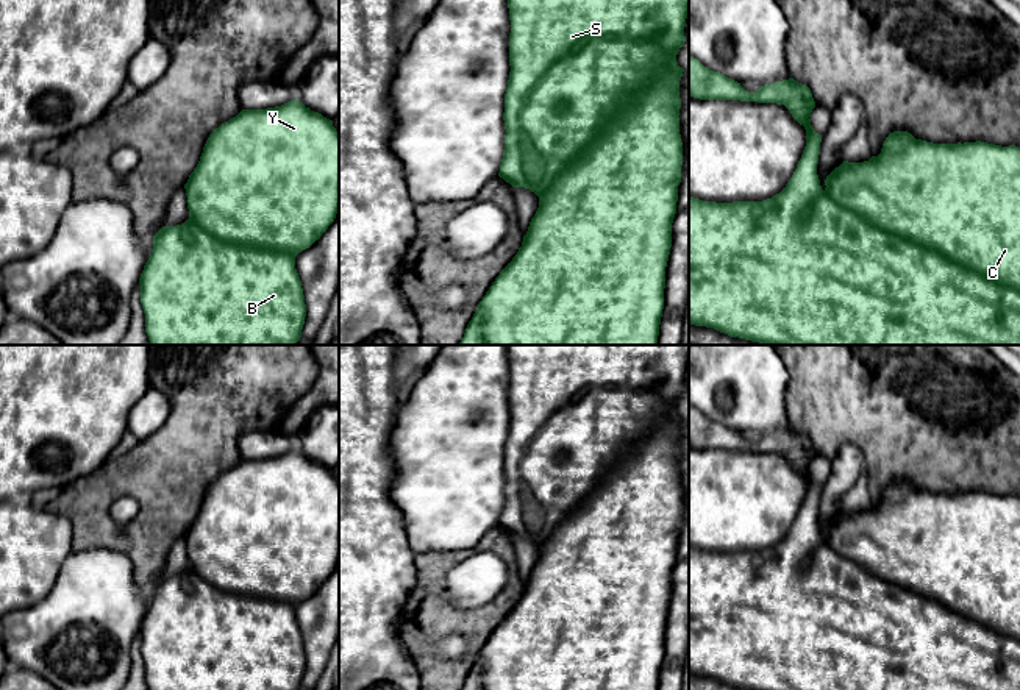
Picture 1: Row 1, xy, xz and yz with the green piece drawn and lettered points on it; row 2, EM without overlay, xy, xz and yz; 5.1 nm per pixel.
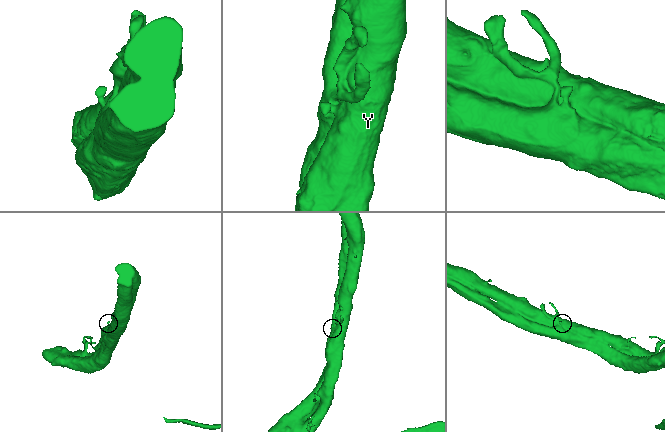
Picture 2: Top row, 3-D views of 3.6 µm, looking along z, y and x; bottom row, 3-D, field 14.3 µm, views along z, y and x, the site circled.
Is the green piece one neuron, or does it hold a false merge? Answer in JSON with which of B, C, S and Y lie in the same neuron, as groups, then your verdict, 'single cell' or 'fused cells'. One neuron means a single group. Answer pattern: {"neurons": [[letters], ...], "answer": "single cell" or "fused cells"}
{"neurons": [["B", "S"], ["C", "Y"]], "answer": "fused cells"}

